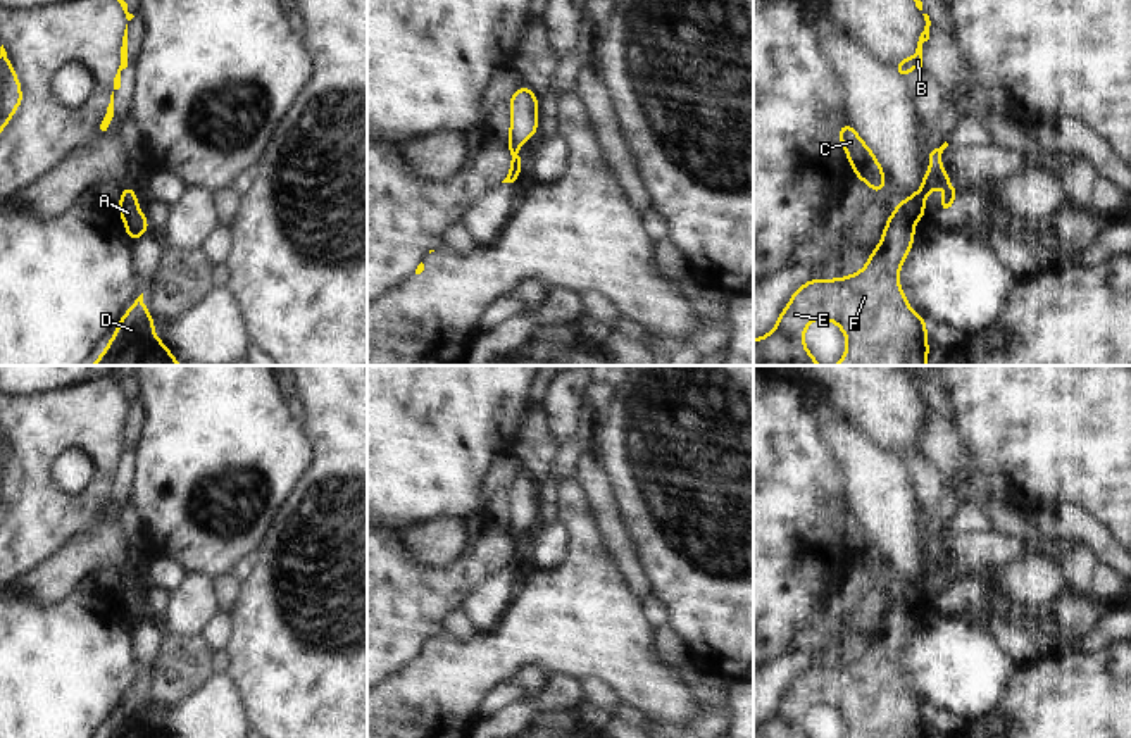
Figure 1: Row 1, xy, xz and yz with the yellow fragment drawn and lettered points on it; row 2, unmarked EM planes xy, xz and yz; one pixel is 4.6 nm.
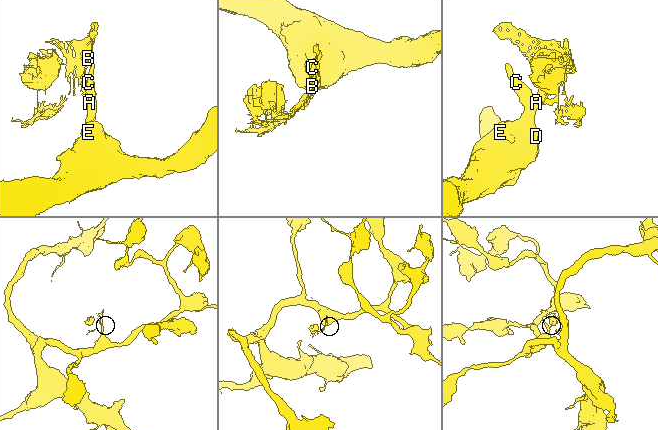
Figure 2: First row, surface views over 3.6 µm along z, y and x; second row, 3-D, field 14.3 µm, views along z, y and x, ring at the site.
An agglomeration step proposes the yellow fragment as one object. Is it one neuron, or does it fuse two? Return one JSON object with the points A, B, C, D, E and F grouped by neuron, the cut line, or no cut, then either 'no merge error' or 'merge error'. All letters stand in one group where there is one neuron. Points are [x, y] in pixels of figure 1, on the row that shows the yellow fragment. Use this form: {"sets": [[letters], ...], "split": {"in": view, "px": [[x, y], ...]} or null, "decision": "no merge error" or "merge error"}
{"sets": [["A", "C", "D", "E", "F"], ["B"]], "split": {"in": "xz", "px": [[507, 145], [514, 150]]}, "decision": "merge error"}

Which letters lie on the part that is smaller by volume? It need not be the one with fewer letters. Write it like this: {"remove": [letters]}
{"remove": ["B"]}

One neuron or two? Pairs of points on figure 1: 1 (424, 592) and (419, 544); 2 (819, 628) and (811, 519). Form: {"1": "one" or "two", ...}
{"1": "two", "2": "two"}

